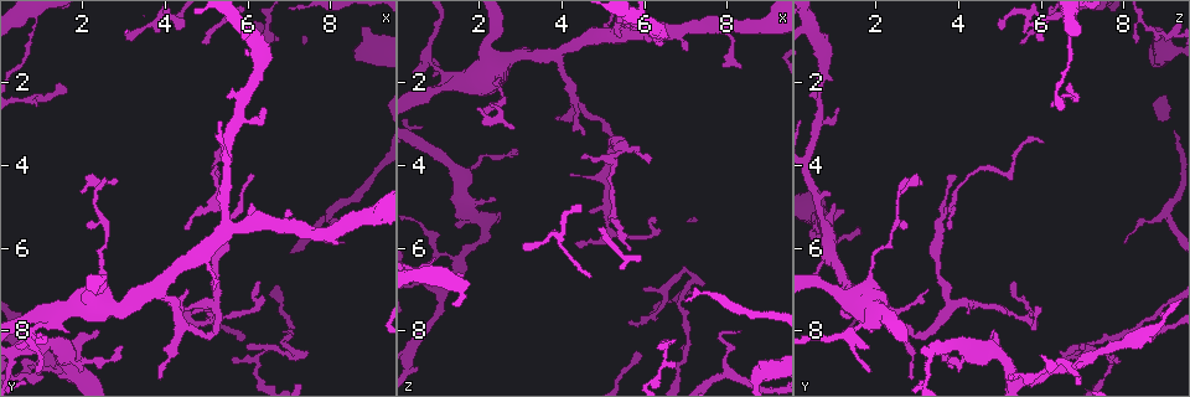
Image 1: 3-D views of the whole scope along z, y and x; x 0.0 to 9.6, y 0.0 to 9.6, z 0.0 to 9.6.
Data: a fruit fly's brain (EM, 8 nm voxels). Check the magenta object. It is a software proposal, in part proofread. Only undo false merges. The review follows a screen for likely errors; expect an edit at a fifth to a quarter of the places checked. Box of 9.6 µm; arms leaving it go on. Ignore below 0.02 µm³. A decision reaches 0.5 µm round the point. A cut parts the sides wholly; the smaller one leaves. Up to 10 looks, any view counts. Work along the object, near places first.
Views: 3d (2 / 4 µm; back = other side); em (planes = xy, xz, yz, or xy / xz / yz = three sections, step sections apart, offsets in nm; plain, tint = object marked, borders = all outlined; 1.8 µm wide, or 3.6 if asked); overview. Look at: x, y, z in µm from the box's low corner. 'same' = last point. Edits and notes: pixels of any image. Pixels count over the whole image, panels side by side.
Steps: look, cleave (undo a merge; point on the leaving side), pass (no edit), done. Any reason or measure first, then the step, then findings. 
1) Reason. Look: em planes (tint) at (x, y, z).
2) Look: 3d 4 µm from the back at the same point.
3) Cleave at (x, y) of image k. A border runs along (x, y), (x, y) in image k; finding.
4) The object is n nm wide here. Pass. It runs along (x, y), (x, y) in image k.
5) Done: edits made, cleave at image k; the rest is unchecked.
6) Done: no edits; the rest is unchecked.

A fork. Look: em xz step 16 (tint) at (5.45, 5.50, 0.80).

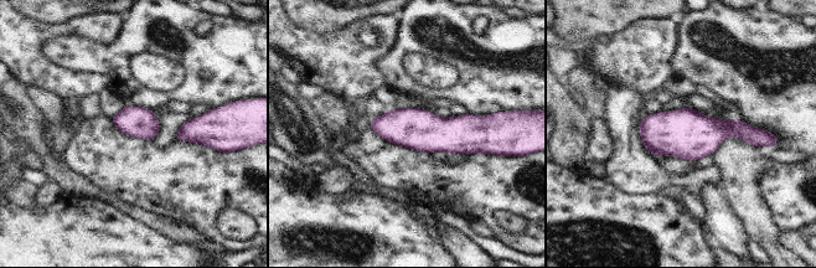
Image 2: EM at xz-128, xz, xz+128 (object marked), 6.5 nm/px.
Look: em planes (tint) at the same point.

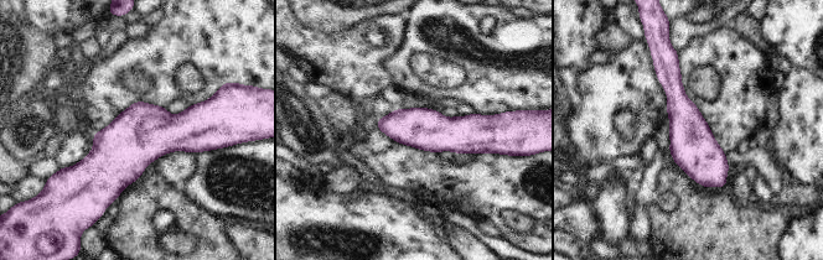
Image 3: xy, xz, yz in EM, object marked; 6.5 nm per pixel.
Pass. It runs along (673, 57), (693, 147), (723, 183) in image 3; all the same neuron.

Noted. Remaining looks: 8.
Narrows sharply. Look: em 3.6 µm planes (borders) at (1.45, 7.70, 2.00).

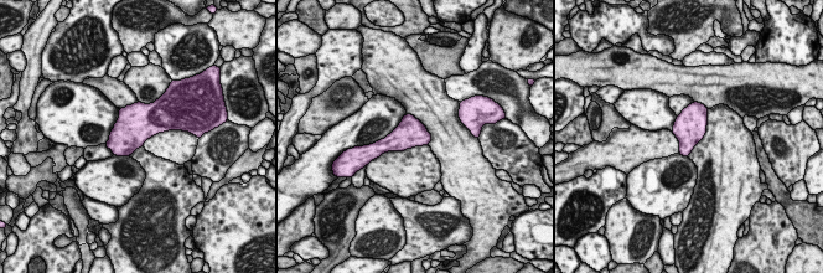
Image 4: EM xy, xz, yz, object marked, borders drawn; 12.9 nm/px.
Pass. All the same neuron.

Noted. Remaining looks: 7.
A fork. Look: 3d 4 µm at (1.50, 8.95, 6.25).

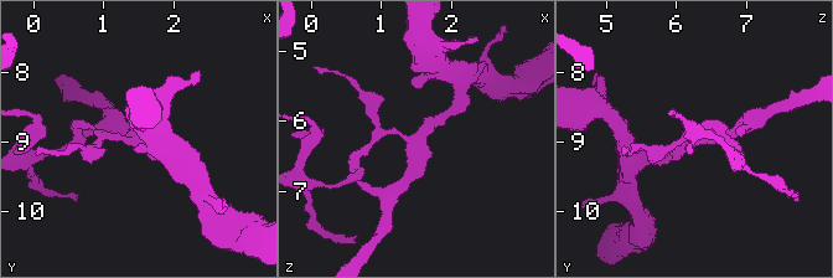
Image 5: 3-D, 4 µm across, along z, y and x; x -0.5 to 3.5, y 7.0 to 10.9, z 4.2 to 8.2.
3 arms meet here; now the EM. Look: em yz step 8 (tint) at (1.50, 9.00, 6.25).

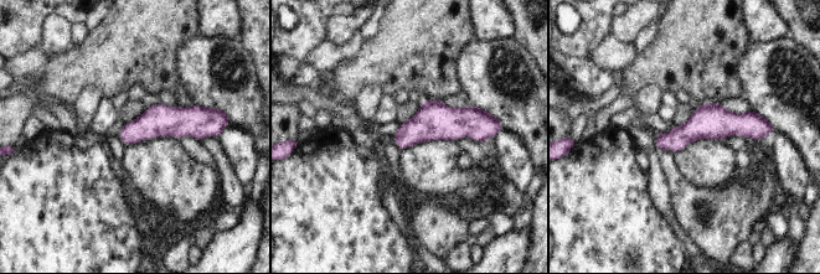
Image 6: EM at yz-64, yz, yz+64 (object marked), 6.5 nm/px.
Look: em planes (tint) at the same point.

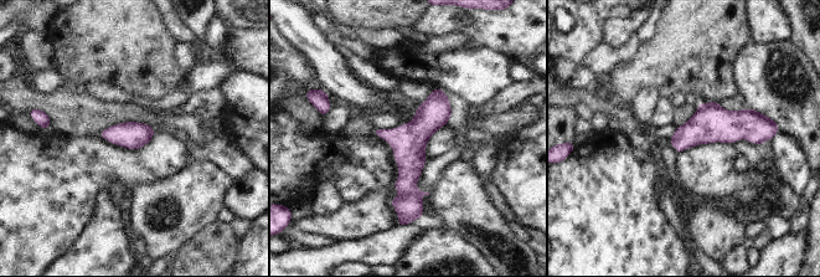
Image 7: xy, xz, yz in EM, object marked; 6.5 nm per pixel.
Pass. It runs along (441, 92), (410, 139), (402, 213) in image 7; all the same neuron.

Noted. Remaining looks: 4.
Abrupt turn. Look: 3d 4 µm at (6.20, 8.70, 7.70).

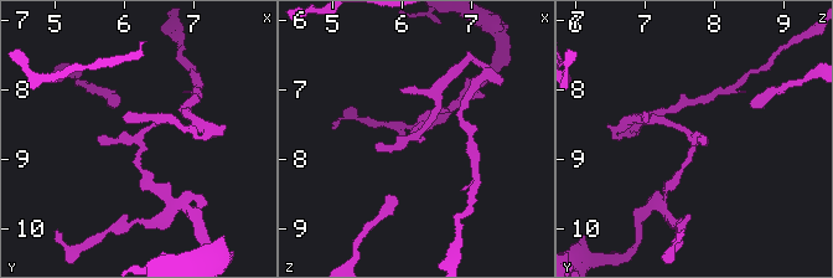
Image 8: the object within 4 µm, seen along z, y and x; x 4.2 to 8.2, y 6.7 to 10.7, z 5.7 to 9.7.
Look: em planes (tint) at (6.25, 8.75, 7.65).

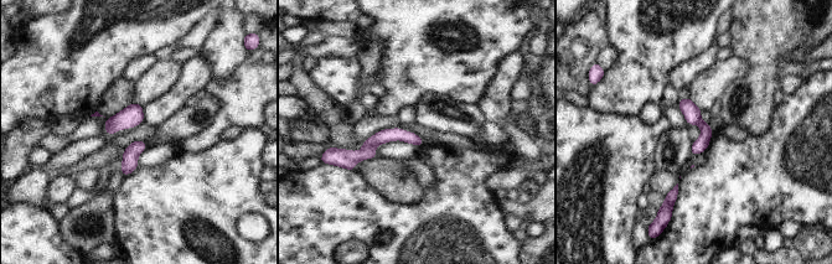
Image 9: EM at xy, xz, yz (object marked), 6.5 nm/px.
Pass. It runs along (419, 141), (383, 135), (347, 155) in image 9; all the same neuron.

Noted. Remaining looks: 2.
Done: no edits; the rest is unchecked.

